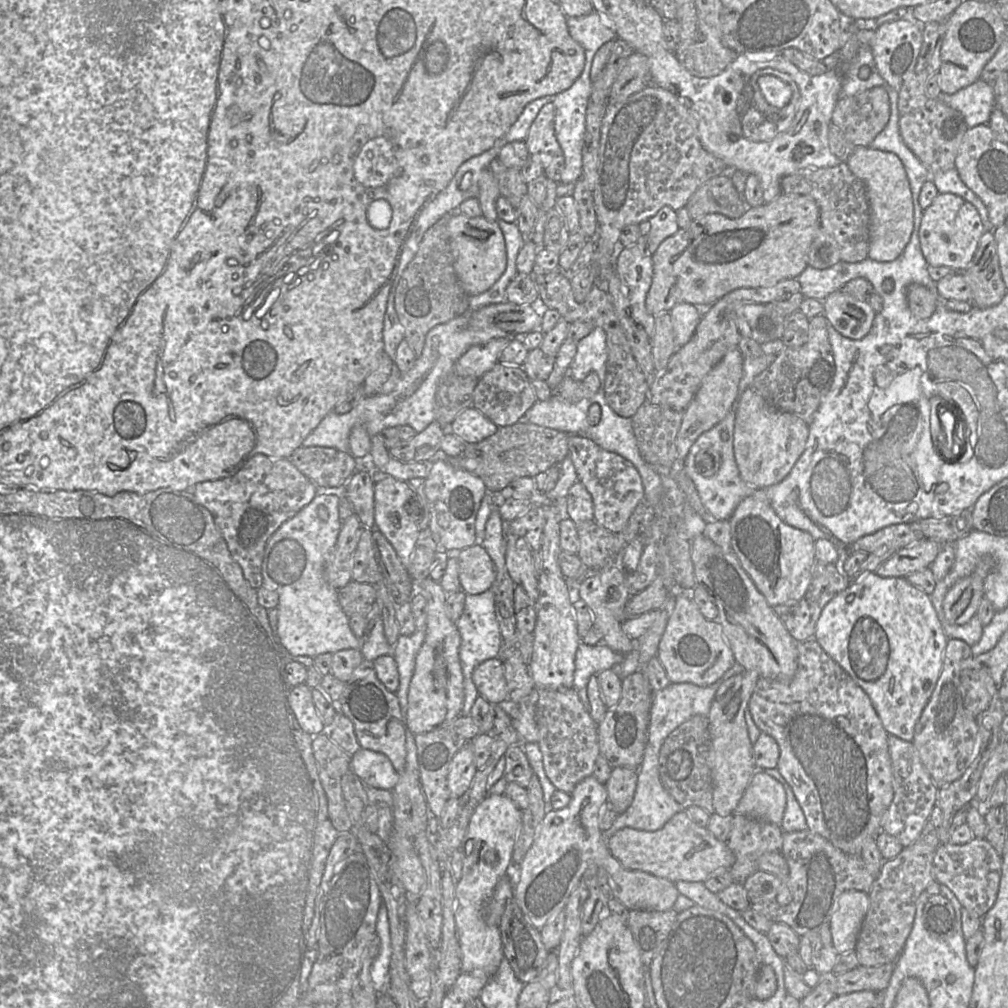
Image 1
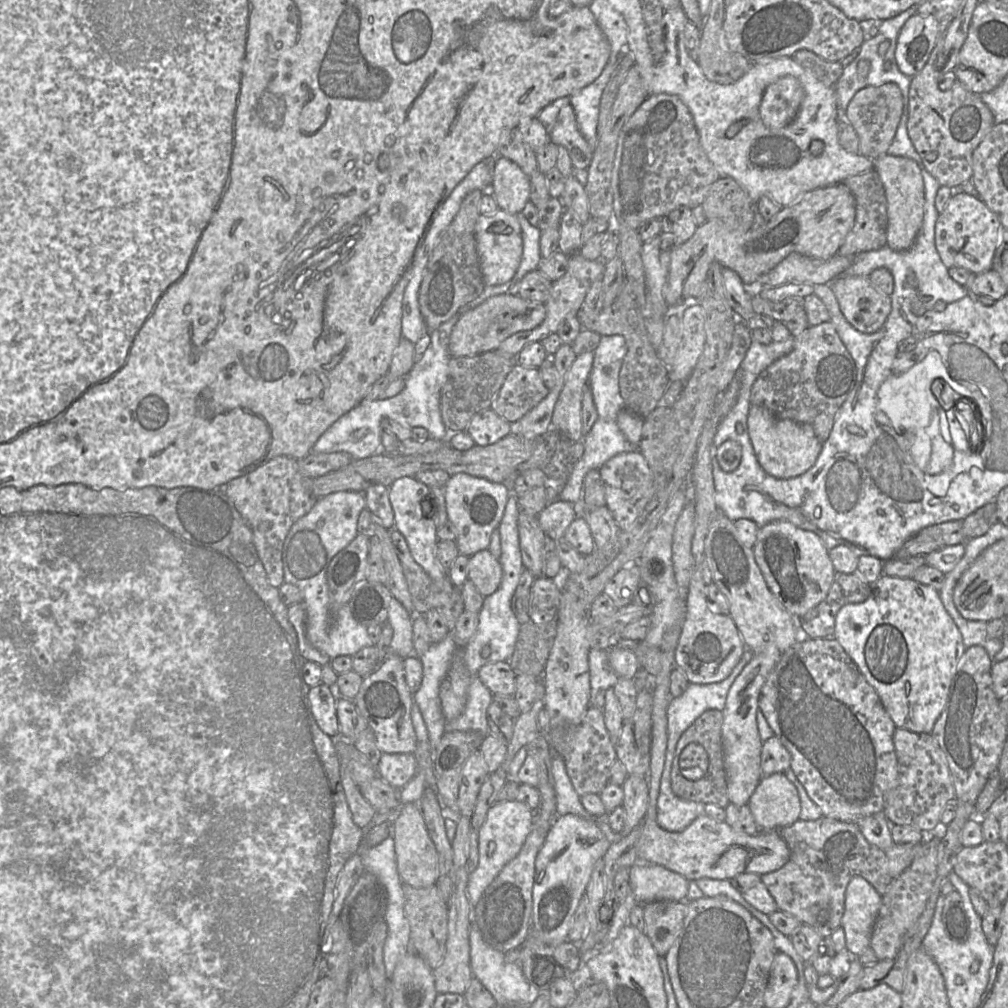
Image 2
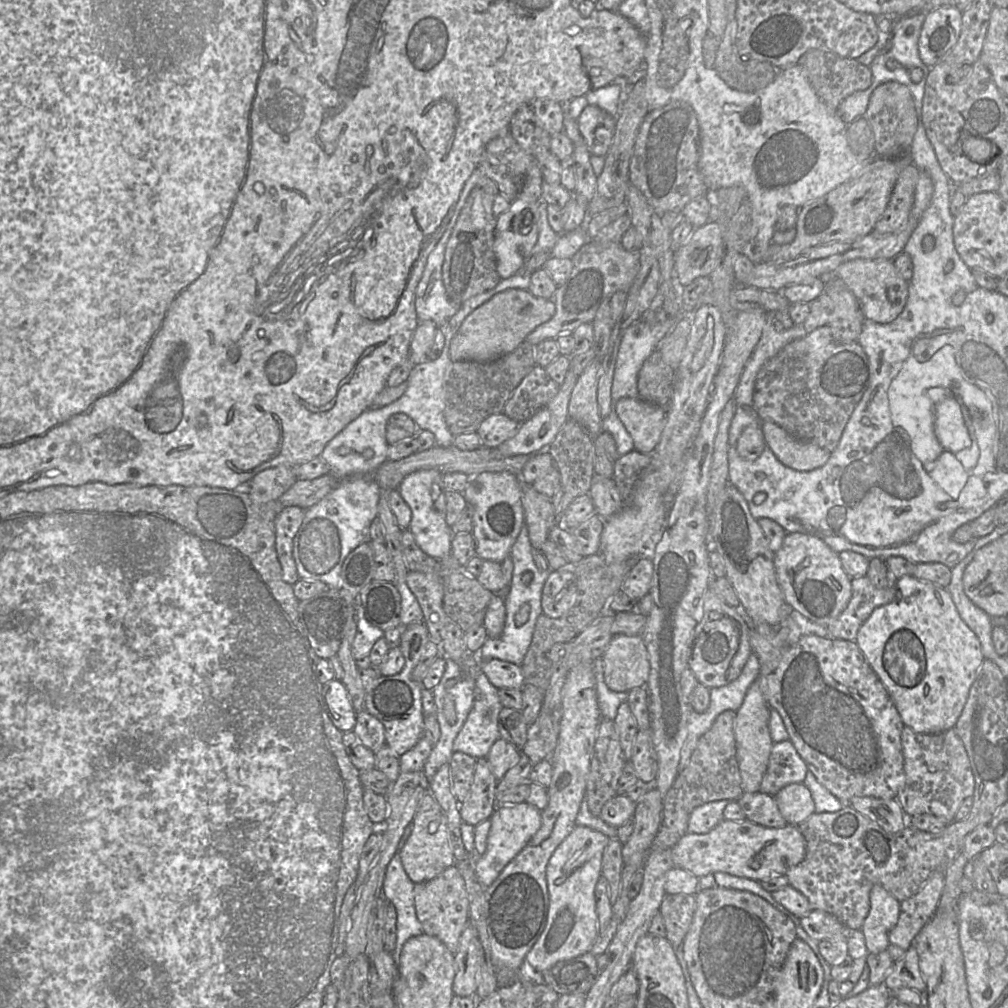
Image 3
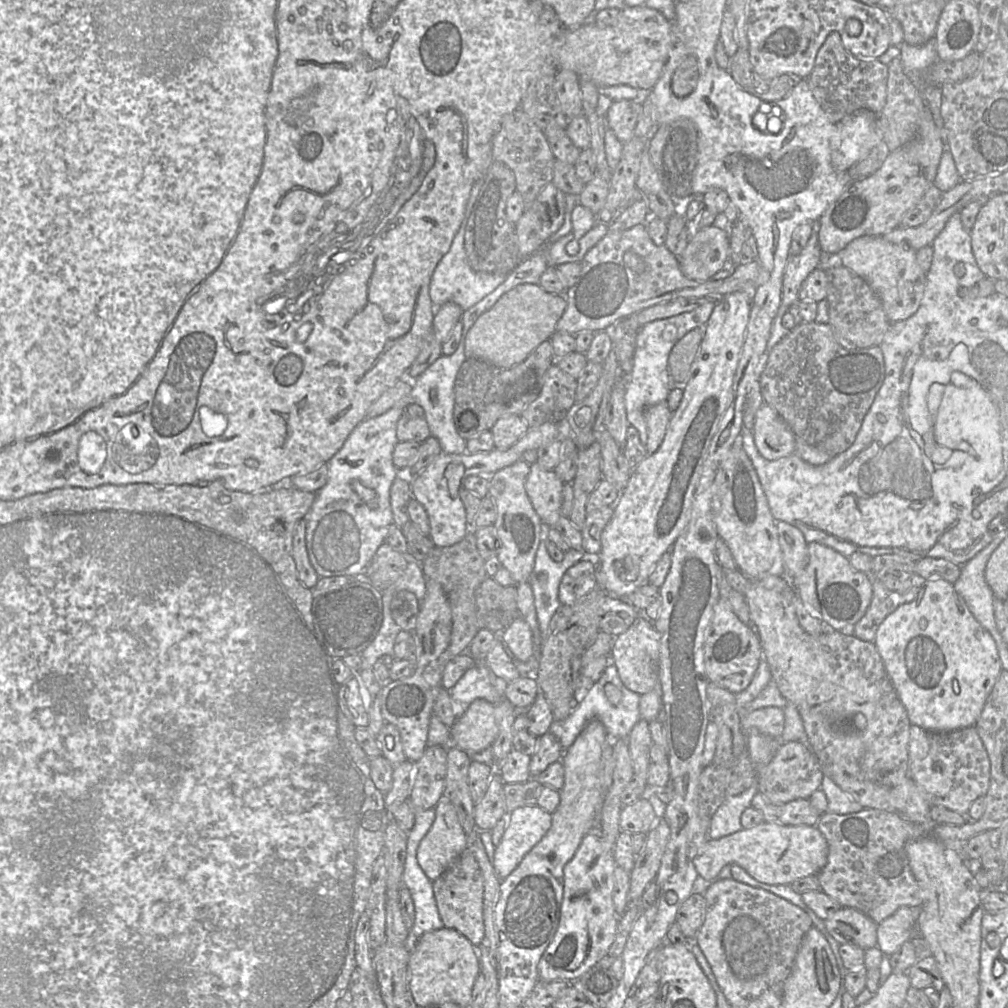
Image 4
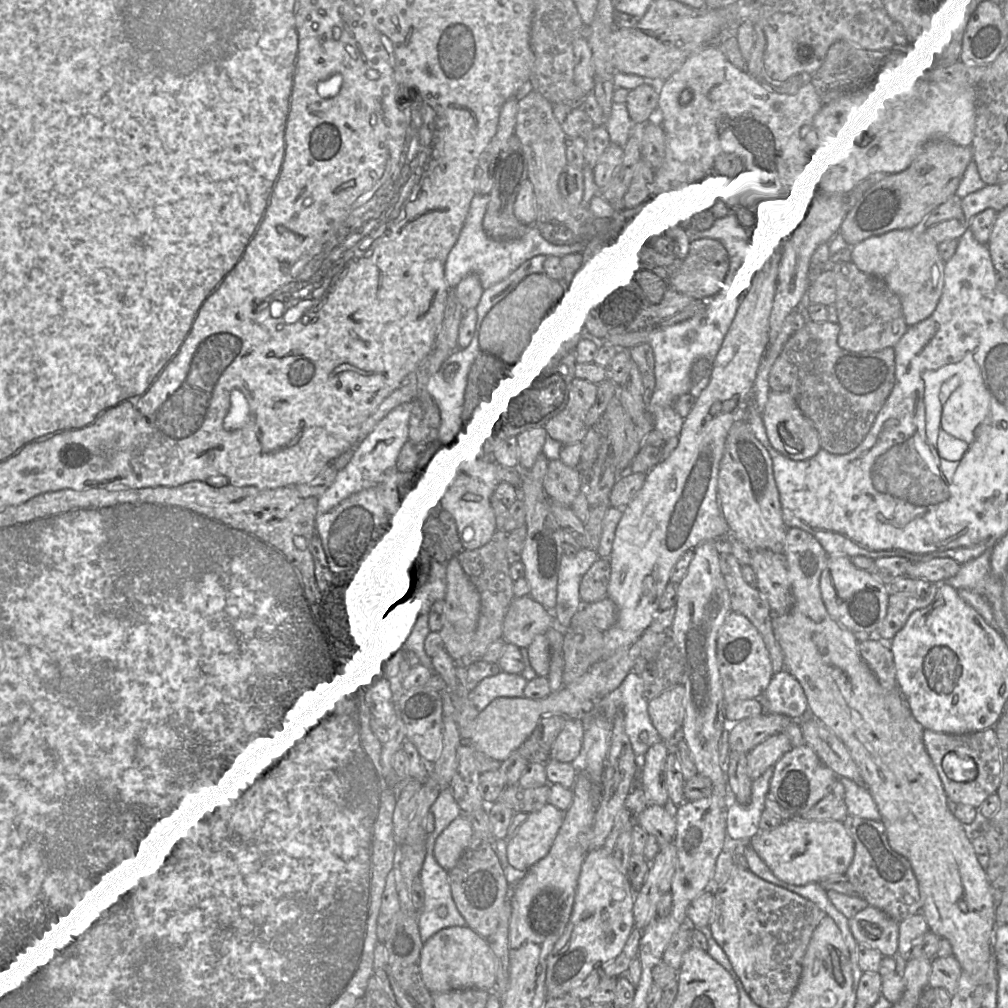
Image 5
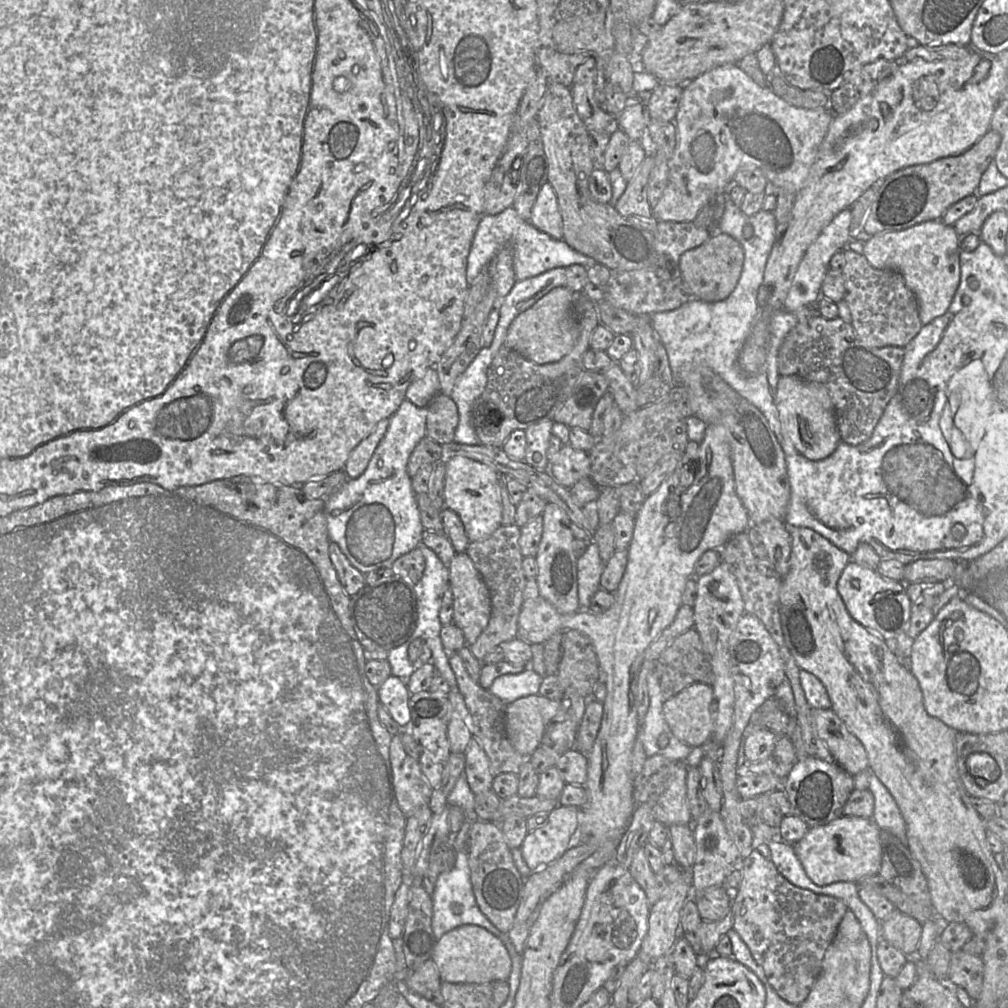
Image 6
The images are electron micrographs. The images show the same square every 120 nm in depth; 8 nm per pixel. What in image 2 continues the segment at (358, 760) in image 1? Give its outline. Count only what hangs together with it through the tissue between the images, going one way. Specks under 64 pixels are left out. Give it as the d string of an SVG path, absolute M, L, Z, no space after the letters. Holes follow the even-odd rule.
M383 753L375 768L378 775L398 791L416 775L418 763L414 753Z

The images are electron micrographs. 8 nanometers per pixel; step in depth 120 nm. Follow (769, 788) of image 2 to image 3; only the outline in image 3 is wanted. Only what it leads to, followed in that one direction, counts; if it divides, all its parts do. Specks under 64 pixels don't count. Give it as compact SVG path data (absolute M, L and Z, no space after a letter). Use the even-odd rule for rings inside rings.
M803 783L789 784L773 797L788 825L799 826L815 813L812 794Z

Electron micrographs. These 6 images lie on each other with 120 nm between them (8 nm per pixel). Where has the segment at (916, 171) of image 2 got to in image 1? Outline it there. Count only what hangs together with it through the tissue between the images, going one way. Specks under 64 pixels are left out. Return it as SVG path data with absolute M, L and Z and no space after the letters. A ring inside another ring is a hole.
M856 147L844 162L865 185L870 209L868 258L889 262L901 255L914 230L914 202L902 161L891 152Z

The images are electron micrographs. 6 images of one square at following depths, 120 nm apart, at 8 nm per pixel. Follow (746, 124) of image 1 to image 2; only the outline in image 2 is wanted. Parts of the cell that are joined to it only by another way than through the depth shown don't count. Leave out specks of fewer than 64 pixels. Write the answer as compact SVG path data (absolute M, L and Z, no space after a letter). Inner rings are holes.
M784 76L768 85L759 107L763 123L770 129L788 125L797 115L804 96L800 82Z

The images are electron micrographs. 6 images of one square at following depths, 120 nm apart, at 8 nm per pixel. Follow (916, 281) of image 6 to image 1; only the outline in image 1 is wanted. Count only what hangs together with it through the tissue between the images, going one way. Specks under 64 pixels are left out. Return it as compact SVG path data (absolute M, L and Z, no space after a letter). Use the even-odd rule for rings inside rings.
M840 289L831 293L823 302L823 316L842 336L860 340L870 332L877 314L867 301Z

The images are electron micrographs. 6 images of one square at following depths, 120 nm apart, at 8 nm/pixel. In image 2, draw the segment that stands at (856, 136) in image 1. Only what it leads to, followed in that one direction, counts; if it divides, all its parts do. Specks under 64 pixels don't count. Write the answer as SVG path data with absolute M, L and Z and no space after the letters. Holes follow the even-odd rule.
M894 83L869 86L857 91L846 109L844 119L853 126L858 135L858 154L875 159L888 153L900 123L903 108L903 95L898 85Z

